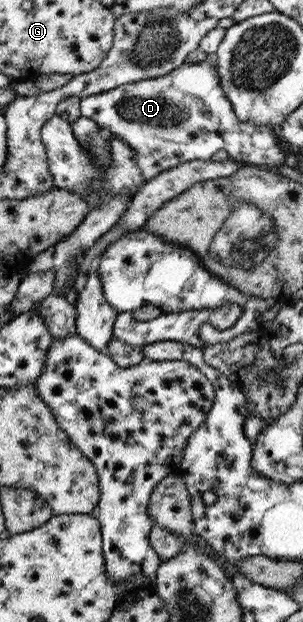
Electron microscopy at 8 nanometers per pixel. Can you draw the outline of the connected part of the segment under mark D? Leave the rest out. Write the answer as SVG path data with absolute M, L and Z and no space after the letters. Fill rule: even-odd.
M206 61L183 63L165 76L122 84L107 92L86 96L80 102L80 115L94 120L103 131L117 135L129 148L133 148L136 155L134 161L147 180L184 162L209 160L219 150L227 152L229 158L240 165L277 167L286 164L280 130L237 119L232 104L221 88L218 70Z

